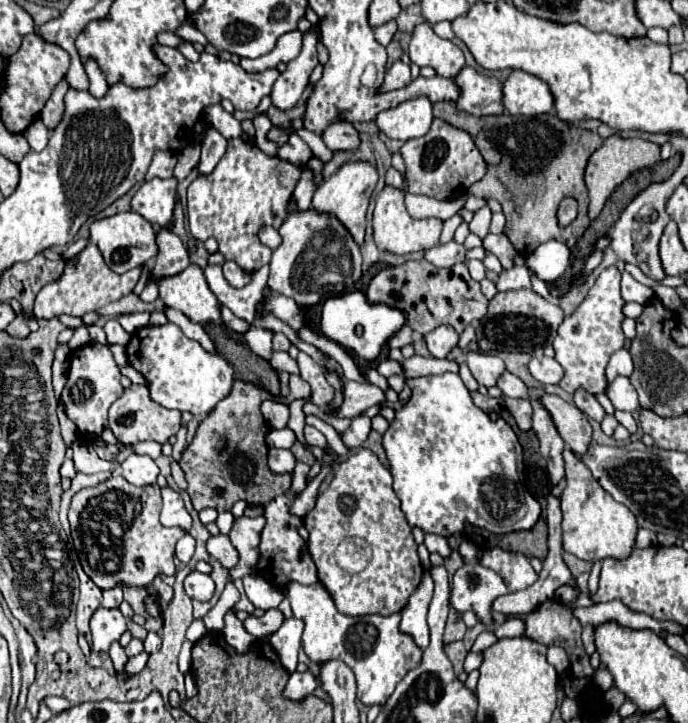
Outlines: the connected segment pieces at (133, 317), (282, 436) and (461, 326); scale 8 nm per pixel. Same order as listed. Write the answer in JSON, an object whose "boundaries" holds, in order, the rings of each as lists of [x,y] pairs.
{"boundaries":[[[[149,312],[121,315],[118,320],[121,326],[128,333],[132,334],[134,331],[138,331],[138,329],[148,326],[150,315],[151,313]]],[[[288,427],[286,429],[268,429],[268,433],[266,433],[266,445],[268,447],[290,449],[294,441],[296,441],[296,435]]],[[[426,259],[406,261],[398,267],[382,269],[368,285],[368,301],[396,307],[406,315],[406,323],[416,333],[430,333],[440,325],[452,325],[456,333],[462,333],[472,321],[480,321],[488,311],[488,299],[480,291],[480,283],[470,277],[466,263],[456,263],[448,269],[440,269]]]]}

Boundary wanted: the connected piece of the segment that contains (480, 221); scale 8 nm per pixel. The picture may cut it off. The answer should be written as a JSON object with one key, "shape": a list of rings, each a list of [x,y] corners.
{"shape":[[[482,207],[480,211],[476,211],[474,219],[470,221],[470,231],[476,233],[480,239],[484,239],[490,229],[490,217],[492,217],[492,211],[488,207]]]}

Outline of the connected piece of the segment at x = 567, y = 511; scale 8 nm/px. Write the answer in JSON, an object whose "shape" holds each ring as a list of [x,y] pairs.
{"shape":[[[564,449],[564,463],[566,463],[566,487],[560,499],[564,551],[590,561],[604,557],[616,559],[628,557],[638,531],[634,513],[626,505],[614,501],[614,497],[606,493],[598,481],[594,481],[590,469],[582,463],[582,459],[576,457],[570,449]]]}

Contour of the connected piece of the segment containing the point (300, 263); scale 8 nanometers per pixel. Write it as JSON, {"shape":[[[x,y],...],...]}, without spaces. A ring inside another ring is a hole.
{"shape":[[[290,203],[290,215],[280,227],[282,245],[272,253],[268,289],[292,297],[298,305],[316,305],[322,301],[324,291],[334,289],[342,293],[348,285],[356,283],[362,275],[360,247],[354,243],[348,229],[334,217],[314,209],[296,213]]]}

